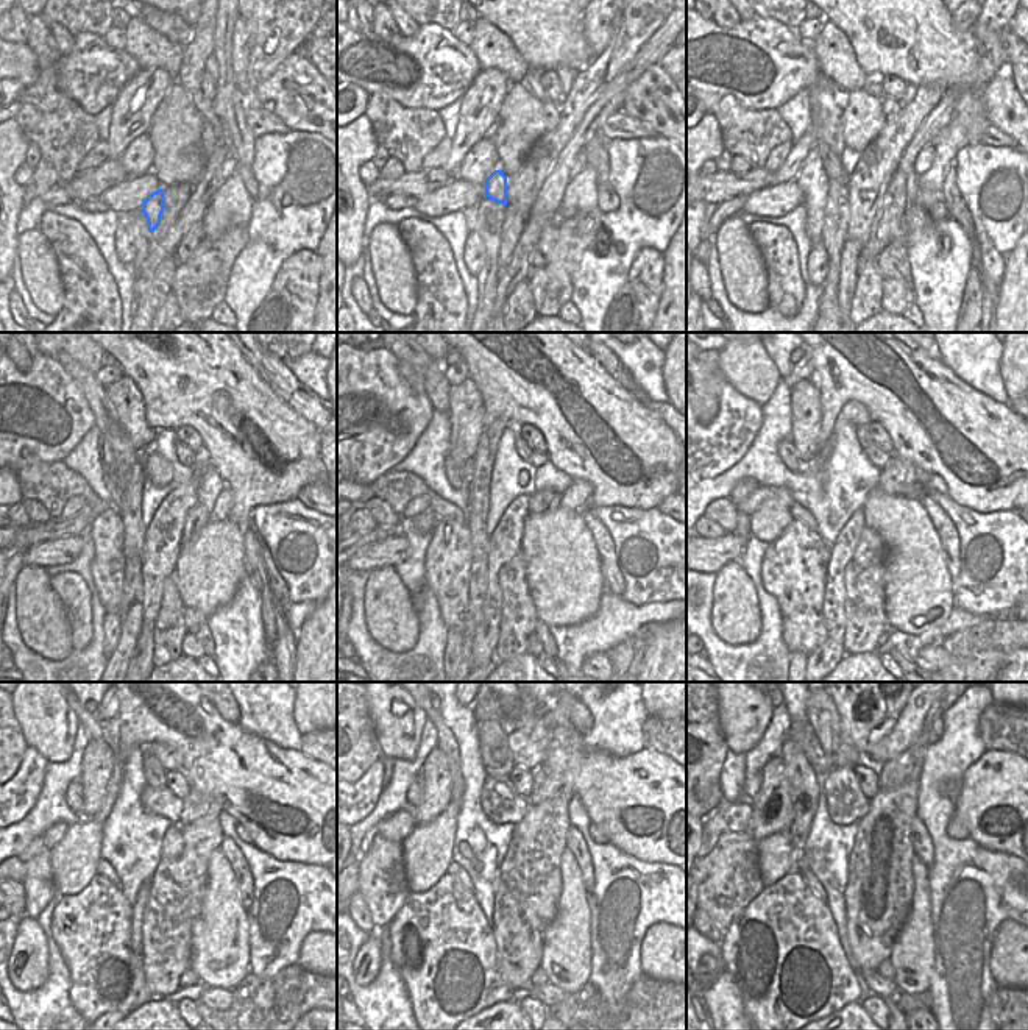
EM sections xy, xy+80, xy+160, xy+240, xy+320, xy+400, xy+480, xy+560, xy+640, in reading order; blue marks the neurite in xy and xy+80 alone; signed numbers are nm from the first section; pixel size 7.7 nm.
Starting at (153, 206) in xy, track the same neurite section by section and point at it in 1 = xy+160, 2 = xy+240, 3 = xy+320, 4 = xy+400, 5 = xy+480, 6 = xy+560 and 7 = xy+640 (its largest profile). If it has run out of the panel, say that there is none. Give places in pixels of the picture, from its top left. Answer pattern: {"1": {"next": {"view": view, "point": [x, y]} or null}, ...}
{"1": {"next": {"view": "xy+160", "point": [832, 164]}}, "2": {"next": {"view": "xy+240", "point": [116, 495]}}, "3": {"next": {"view": "xy+320", "point": [453, 473]}}, "4": {"next": {"view": "xy+400", "point": [786, 451]}}, "5": {"next": {"view": "xy+480", "point": [74, 796]}}, "6": {"next": {"view": "xy+560", "point": [415, 790]}}, "7": {"next": {"view": "xy+640", "point": [752, 784]}}}

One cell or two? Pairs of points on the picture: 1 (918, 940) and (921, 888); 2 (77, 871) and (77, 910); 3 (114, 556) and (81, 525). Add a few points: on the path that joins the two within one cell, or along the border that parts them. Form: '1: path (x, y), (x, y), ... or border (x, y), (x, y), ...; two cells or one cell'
1: path (918, 927), (921, 901); one cell
2: border (97, 874), (78, 893), (61, 896); two cells
3: border (95, 515), (85, 532); two cells

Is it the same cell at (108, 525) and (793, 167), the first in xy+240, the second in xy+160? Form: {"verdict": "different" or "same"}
{"verdict": "different"}

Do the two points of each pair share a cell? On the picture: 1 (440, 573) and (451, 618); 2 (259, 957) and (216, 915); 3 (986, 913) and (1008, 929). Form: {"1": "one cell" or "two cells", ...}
{"1": "one cell", "2": "two cells", "3": "two cells"}

